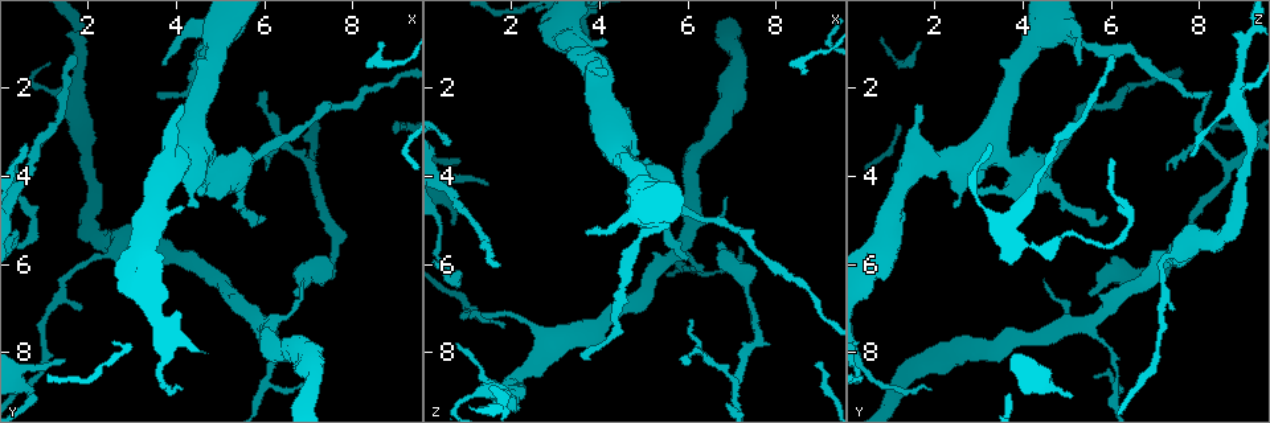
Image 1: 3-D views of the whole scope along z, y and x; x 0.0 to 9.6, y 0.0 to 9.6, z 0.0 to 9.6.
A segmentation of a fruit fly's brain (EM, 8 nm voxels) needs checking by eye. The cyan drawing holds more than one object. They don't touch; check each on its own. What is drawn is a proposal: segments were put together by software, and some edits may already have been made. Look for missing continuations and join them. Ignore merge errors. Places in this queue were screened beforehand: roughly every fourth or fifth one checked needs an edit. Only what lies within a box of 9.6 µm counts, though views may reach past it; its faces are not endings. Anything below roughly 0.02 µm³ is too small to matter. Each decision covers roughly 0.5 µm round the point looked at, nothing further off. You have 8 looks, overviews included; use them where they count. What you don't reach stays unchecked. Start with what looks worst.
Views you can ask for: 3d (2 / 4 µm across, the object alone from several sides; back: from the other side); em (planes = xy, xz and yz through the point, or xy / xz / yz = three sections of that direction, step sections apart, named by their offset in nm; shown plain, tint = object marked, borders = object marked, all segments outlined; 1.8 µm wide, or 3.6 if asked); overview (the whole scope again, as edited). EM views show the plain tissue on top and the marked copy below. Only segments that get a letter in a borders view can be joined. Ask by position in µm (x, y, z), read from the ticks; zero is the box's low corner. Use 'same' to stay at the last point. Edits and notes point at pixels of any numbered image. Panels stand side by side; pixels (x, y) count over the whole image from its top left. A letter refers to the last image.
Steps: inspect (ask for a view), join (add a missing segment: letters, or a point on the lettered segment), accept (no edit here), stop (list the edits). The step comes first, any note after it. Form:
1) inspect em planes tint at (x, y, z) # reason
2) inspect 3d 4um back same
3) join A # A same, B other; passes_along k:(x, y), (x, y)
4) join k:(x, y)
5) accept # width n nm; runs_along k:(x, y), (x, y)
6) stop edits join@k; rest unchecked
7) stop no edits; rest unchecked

inspect 3d 2um at (3.60, 2.25, 8.10) # an open end

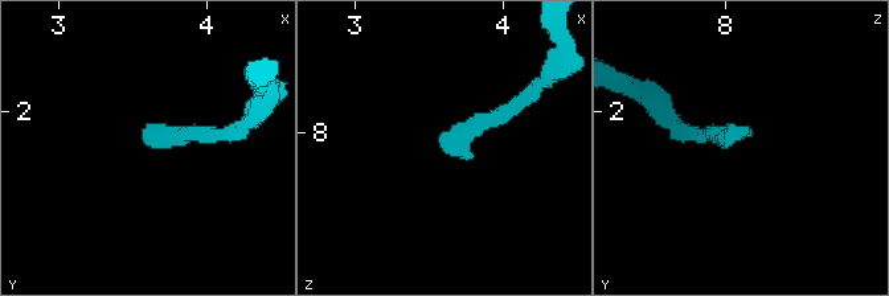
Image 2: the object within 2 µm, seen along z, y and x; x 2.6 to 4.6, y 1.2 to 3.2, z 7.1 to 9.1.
inspect em planes tint at (3.58, 2.20, 8.10)

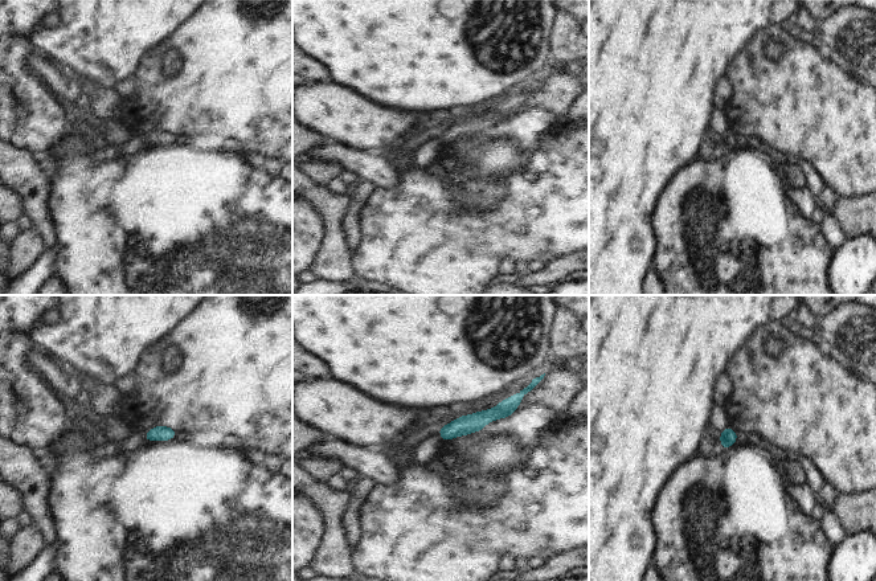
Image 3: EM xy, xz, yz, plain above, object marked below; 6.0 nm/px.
inspect em planes borders same

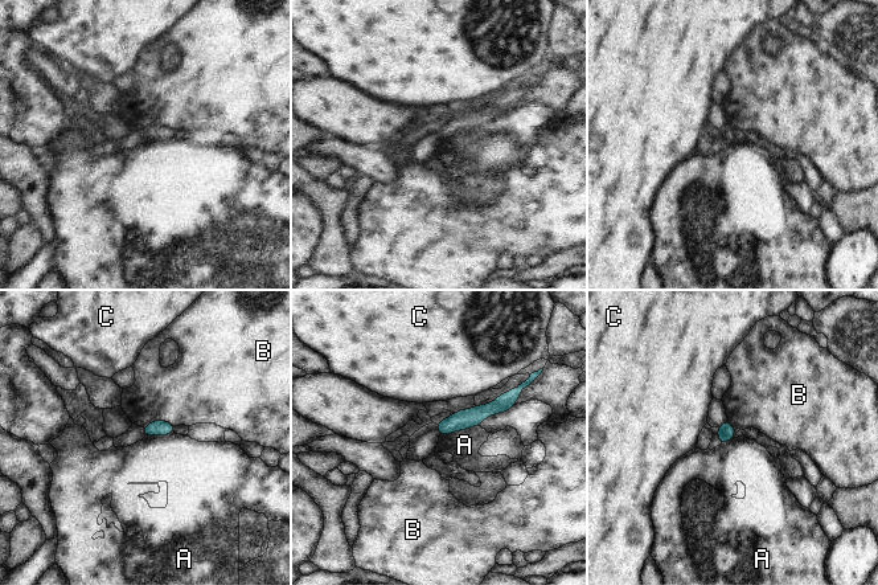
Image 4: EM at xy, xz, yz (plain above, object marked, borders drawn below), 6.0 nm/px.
accept # longest_contact A 240 nm; A other, B other, C other; border 4:(478, 425), (439, 436); none of them fits

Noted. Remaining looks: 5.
inspect 3d 4um at (4.15, 4.70, 0.90) # thick end

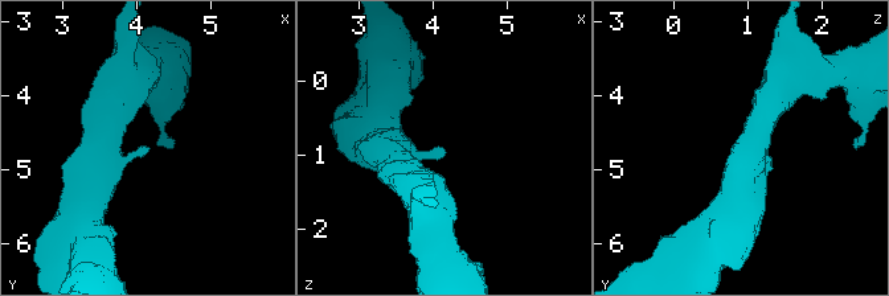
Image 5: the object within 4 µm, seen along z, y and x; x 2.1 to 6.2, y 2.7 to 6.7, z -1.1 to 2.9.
inspect em planes tint at (4.15, 4.70, 0.90)

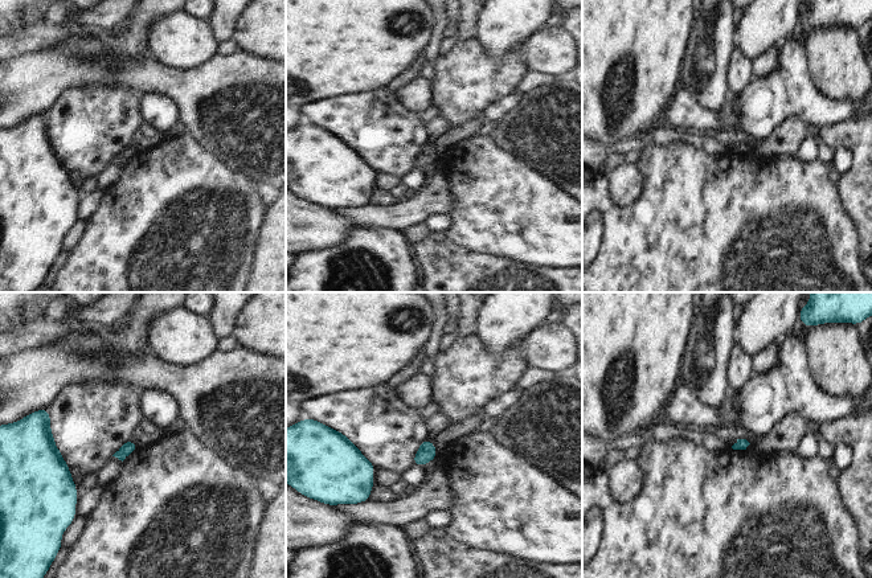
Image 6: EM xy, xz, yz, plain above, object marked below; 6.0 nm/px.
inspect em planes borders same # see the neighbours

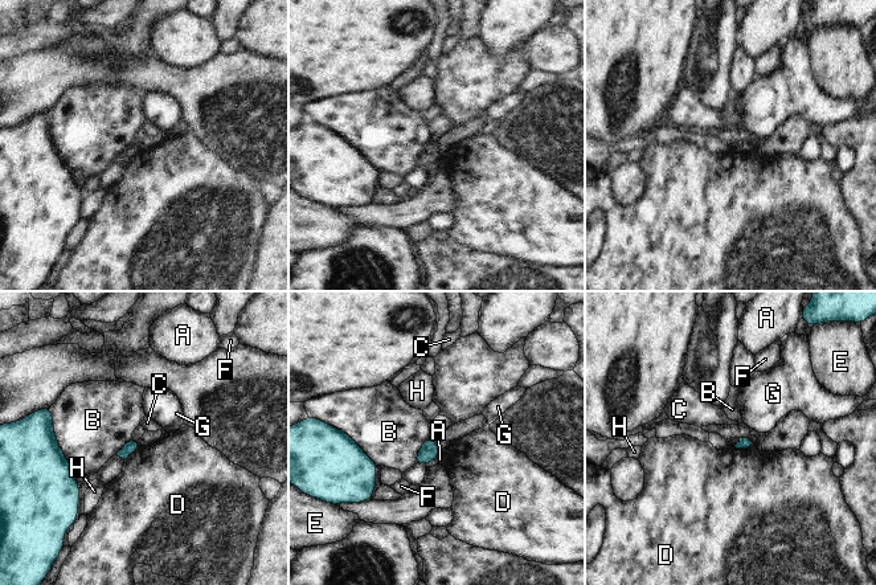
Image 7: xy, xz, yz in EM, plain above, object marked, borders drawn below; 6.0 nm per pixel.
accept # longest_contact B 320 nm; A other, B other, C other, D other, E other, F other, G other, H other; no lettered segment goes on from it

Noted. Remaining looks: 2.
inspect em yz step 8 tint at (3.60, 1.50, 5.30) # branch stops here

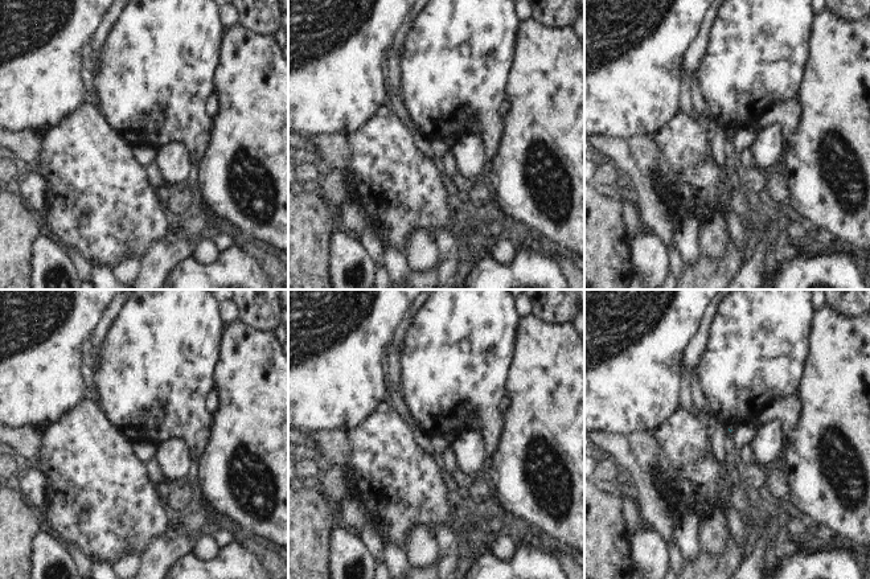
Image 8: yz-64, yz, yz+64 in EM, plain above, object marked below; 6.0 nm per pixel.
inspect em planes borders same # another direction

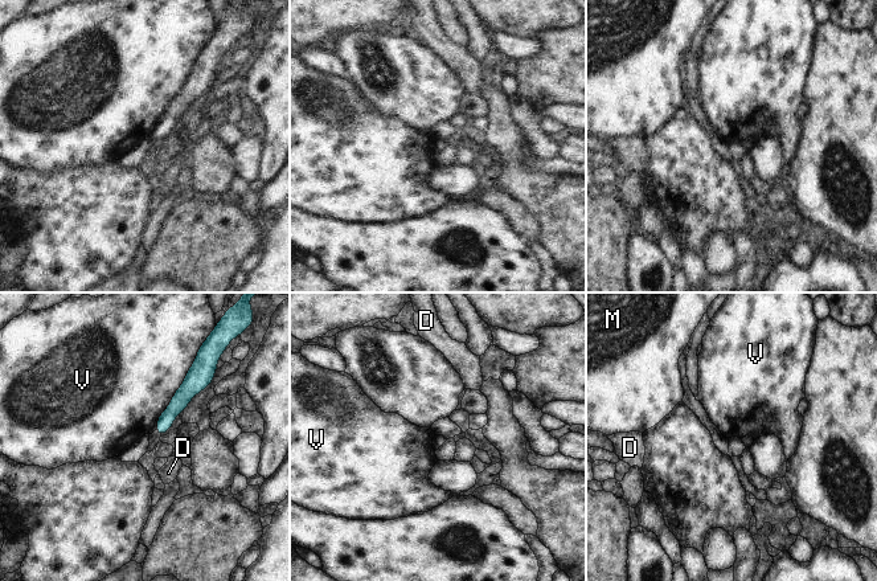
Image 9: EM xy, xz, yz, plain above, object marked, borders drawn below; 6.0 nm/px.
accept # D other, M other, V other; runs_along 9:(192, 380), (160, 430); no lettered segment goes on from it

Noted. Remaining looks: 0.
stop no edits; rest unchecked

